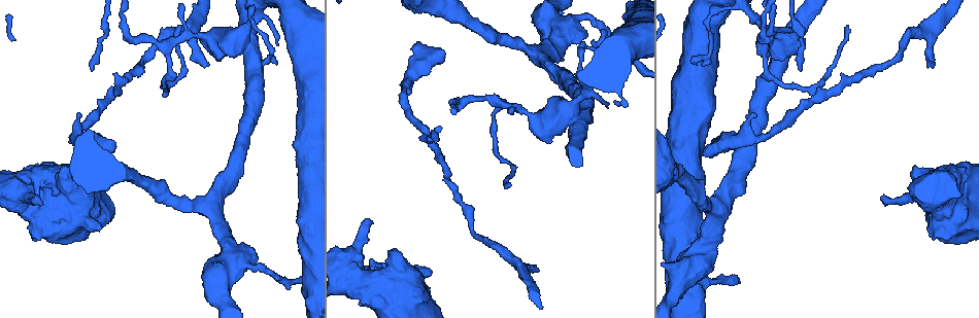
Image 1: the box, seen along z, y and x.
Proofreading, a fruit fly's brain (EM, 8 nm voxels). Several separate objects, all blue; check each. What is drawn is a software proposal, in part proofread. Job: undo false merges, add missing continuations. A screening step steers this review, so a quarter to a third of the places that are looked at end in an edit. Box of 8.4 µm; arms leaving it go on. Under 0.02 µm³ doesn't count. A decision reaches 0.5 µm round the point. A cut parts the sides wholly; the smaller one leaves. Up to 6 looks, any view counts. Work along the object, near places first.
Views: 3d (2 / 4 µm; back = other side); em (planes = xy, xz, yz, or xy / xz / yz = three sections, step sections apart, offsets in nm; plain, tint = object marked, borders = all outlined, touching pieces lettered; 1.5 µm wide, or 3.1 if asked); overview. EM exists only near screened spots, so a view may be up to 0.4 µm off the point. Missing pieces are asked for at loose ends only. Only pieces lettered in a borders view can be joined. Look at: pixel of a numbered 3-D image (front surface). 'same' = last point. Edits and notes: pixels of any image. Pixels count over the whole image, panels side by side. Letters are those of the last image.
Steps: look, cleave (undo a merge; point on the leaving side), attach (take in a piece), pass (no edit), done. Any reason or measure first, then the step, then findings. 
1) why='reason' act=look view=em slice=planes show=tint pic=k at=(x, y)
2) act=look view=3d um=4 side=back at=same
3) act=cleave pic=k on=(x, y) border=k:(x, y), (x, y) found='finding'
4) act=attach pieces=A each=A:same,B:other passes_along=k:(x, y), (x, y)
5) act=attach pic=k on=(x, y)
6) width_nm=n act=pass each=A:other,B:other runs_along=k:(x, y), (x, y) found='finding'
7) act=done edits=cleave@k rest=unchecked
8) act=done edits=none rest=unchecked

why='abrupt turn' act=look view=em slice=planes show=borders pic=1 at=(461, 100)

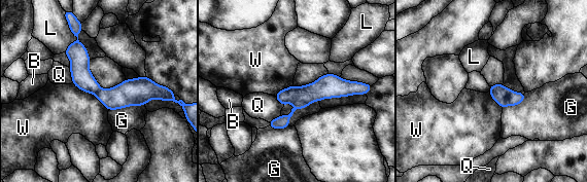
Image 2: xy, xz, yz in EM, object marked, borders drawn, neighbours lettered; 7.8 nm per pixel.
longest_contact=W:360nm act=cleave pic=2 on=(285, 96) each=B:other,G:other,L:other,Q:other,W:other border=2:(298, 87), (296, 98), (291, 102) found='a second neuron is stuck on'

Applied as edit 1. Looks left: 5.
why='free end' act=look view=em slice=xz step=8 show=borders pic=1 at=(366, 219)

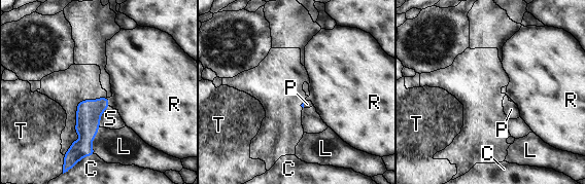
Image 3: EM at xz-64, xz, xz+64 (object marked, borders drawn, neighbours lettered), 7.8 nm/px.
act=pass each=C:other,L:other,P:other,R:other,S:other,T:other found='none of them fits'

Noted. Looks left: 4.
why='branch stops here' act=look view=em slice=yz step=4 show=tint pic=1 at=(538, 272)

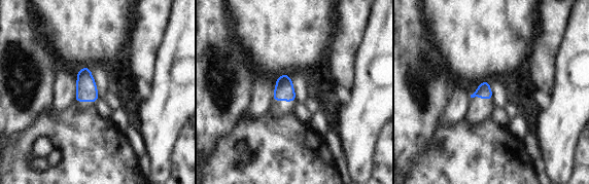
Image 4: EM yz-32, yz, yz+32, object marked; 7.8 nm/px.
act=look view=em slice=planes show=borders at=same

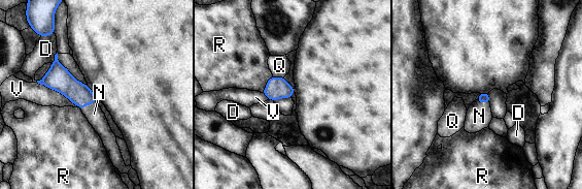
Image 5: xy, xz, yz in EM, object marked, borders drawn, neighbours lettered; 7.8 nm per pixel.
longest_contact=V:380nm act=attach pieces=N each=D:other,N:same,Q:other,R:other,V:other passes_along=5:(79, 94), (88, 104), (94, 114) found='it goes on there'

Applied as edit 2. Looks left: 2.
act=done edits=cleave@2,attach@5 rest=unchecked

